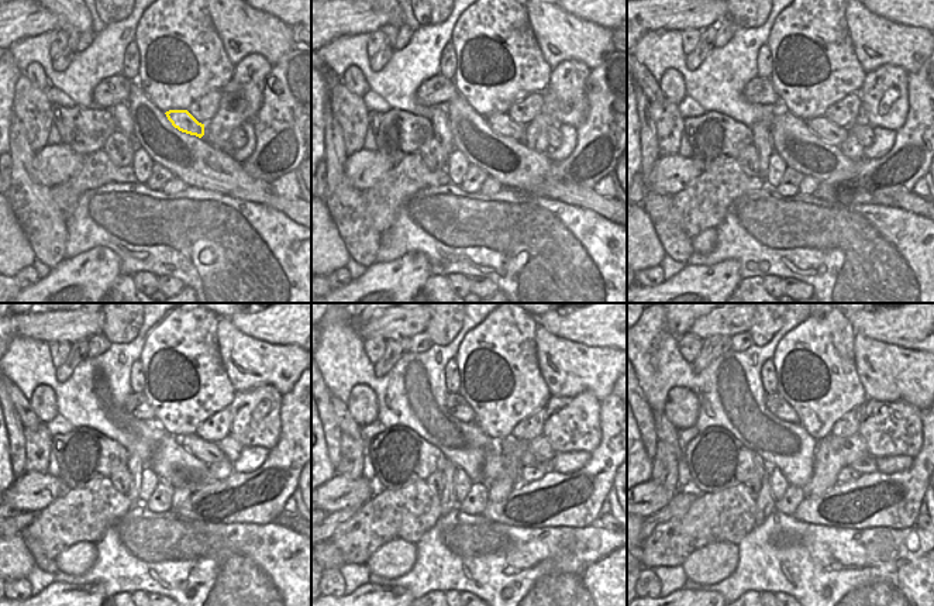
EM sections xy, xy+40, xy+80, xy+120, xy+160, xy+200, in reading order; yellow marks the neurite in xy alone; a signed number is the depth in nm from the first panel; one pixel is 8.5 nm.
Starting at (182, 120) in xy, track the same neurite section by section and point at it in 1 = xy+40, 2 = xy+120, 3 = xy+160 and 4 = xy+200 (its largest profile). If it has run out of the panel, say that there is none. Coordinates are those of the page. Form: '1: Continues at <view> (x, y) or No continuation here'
1: Continues at xy+40 (500, 123)
2: Continues at xy+120 (207, 451)
3: Continues at xy+160 (528, 458)
4: Continues at xy+200 (867, 465).

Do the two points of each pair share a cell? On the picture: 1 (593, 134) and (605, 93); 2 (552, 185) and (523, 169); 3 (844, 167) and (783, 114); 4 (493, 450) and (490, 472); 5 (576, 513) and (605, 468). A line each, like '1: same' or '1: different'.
1: same
2: same
3: same
4: same
5: same

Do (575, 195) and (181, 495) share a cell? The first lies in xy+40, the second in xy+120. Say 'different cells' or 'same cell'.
different cells

